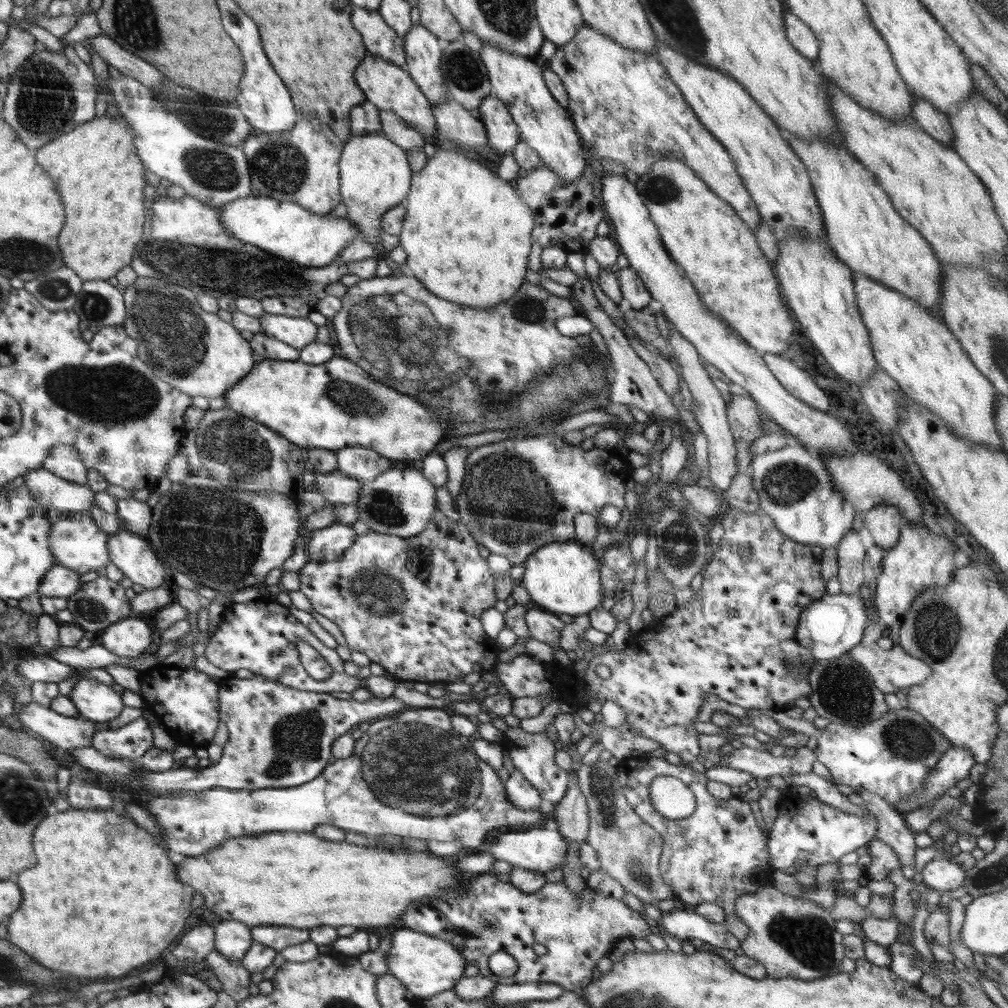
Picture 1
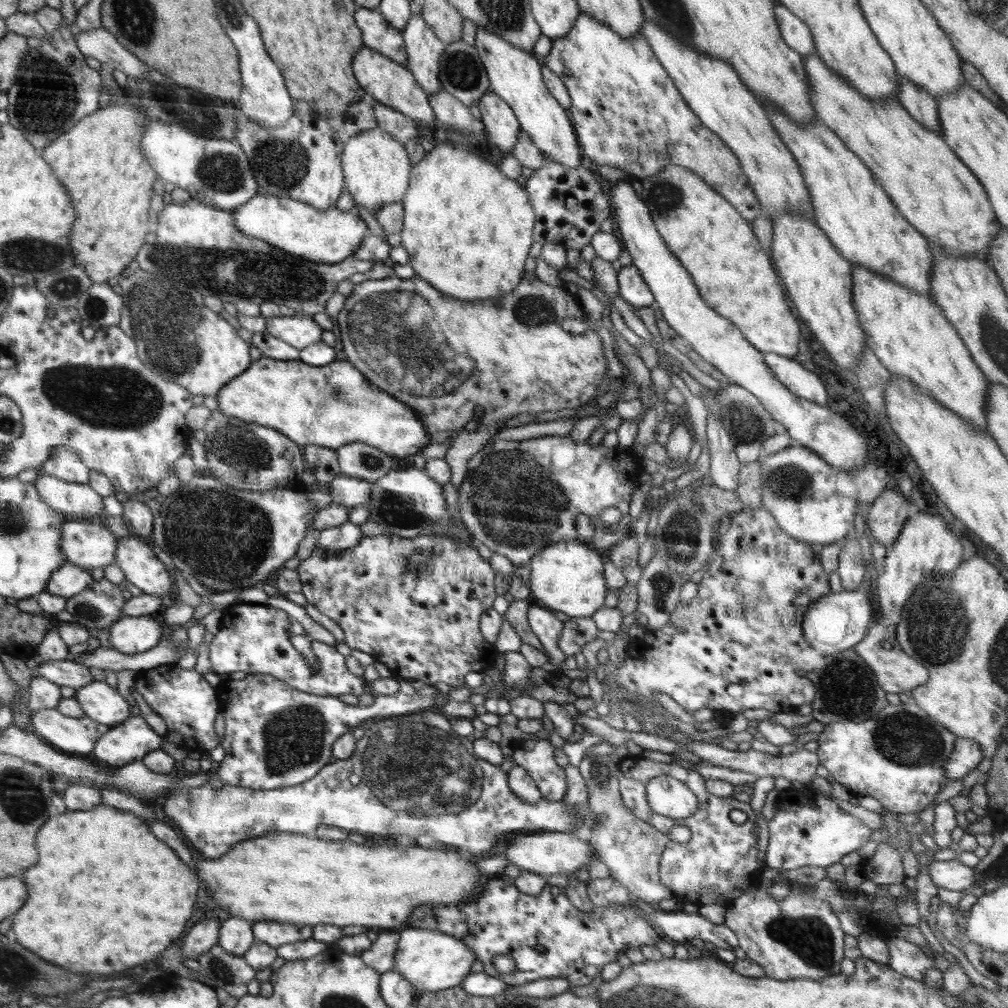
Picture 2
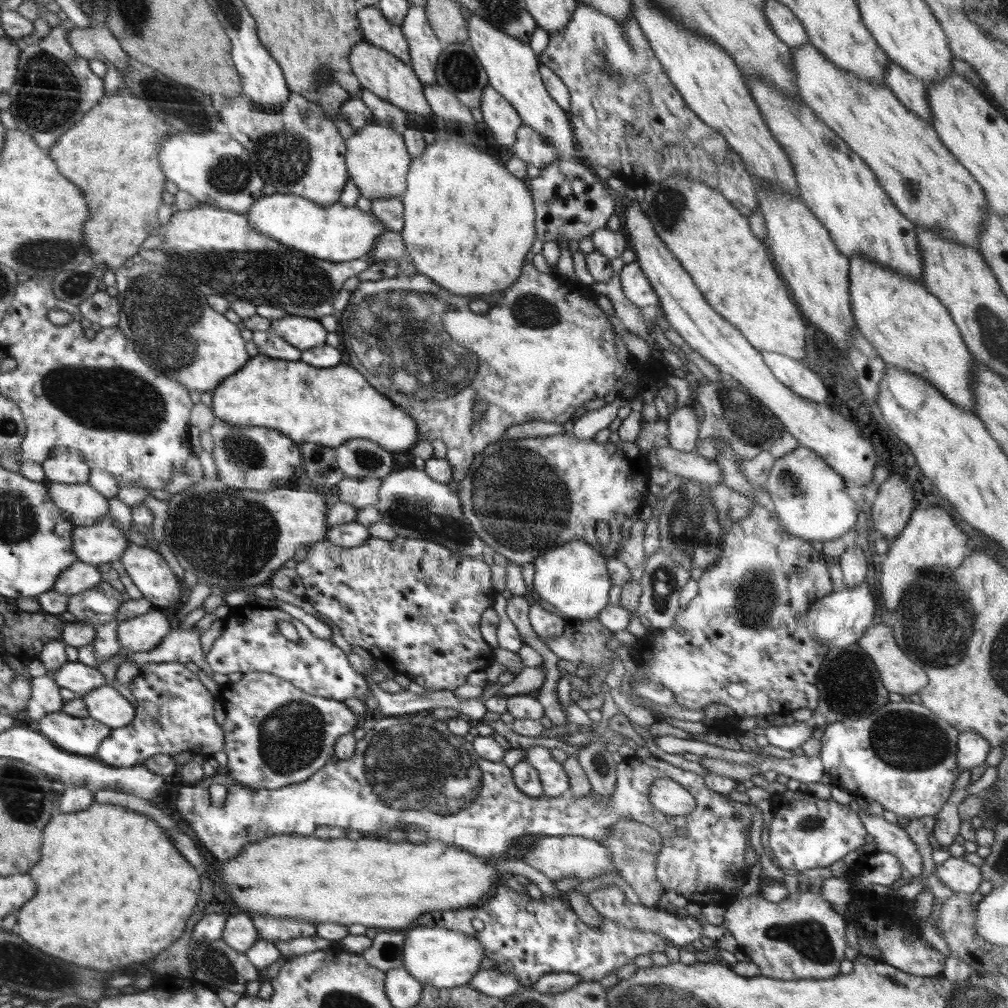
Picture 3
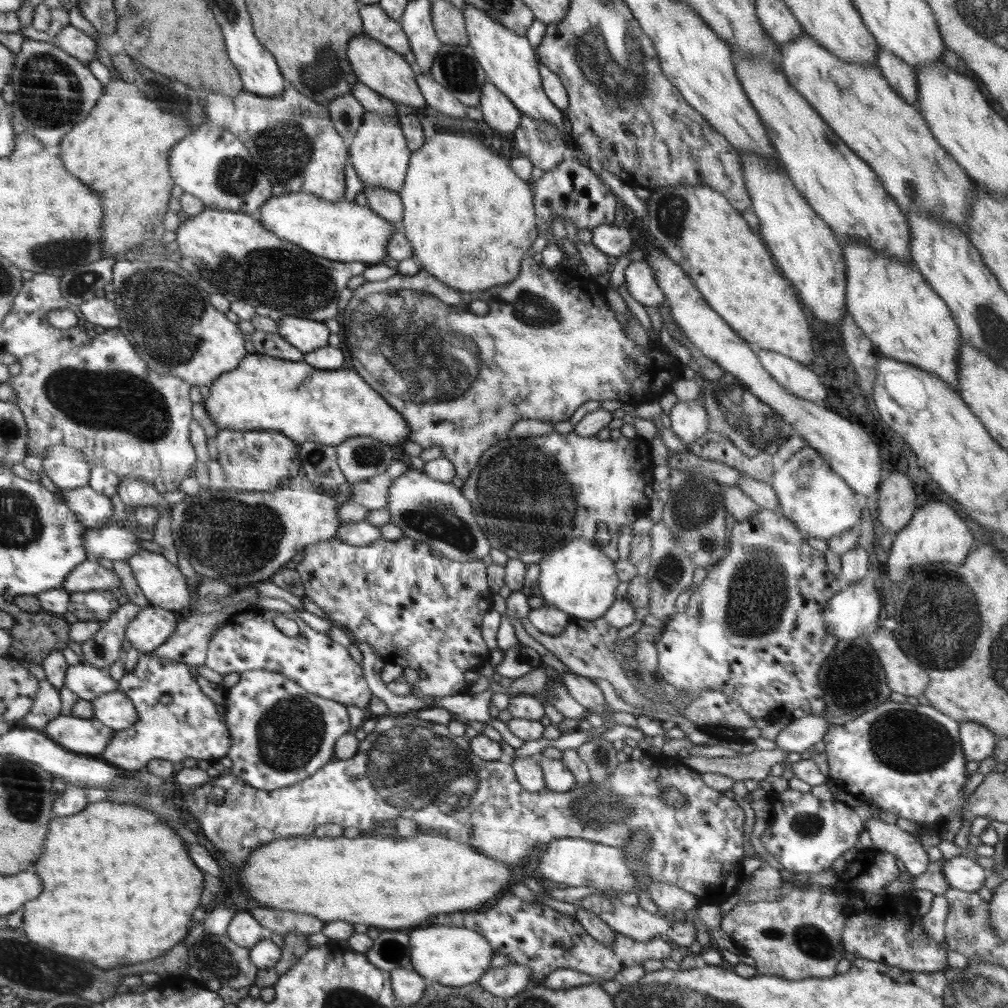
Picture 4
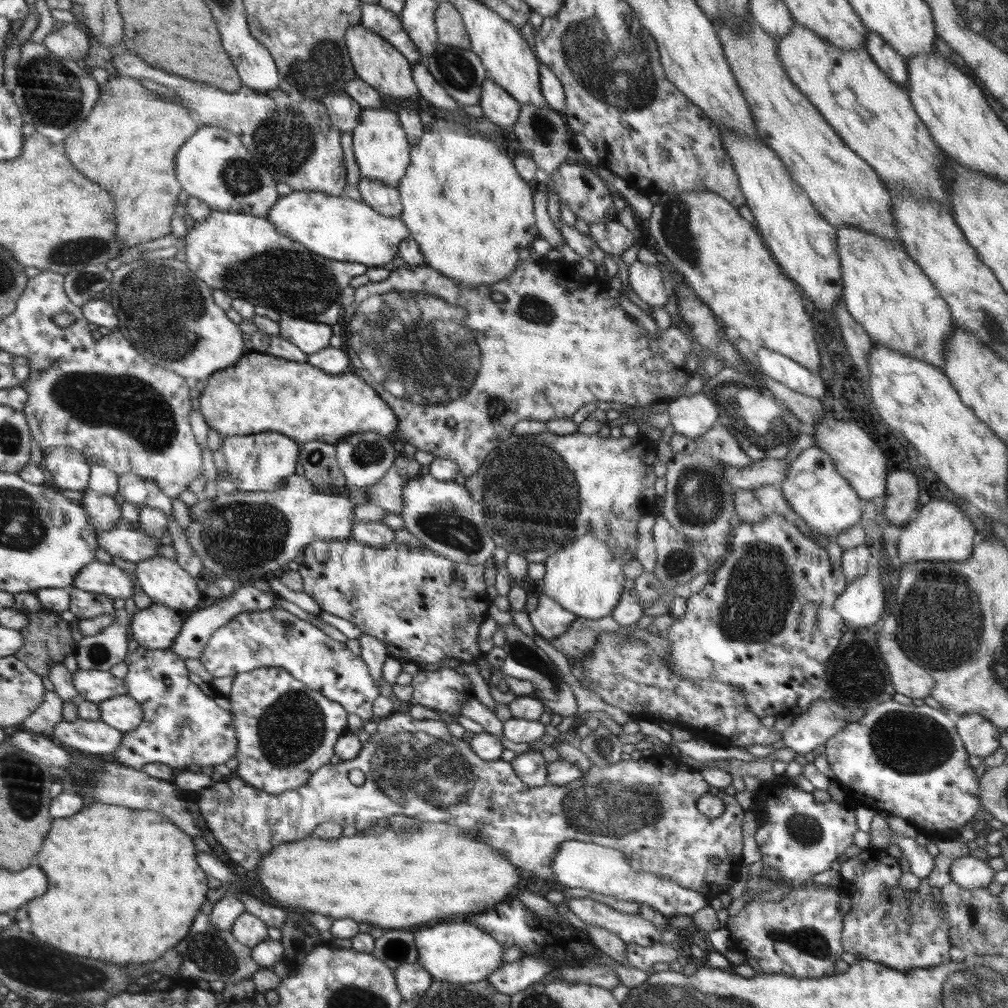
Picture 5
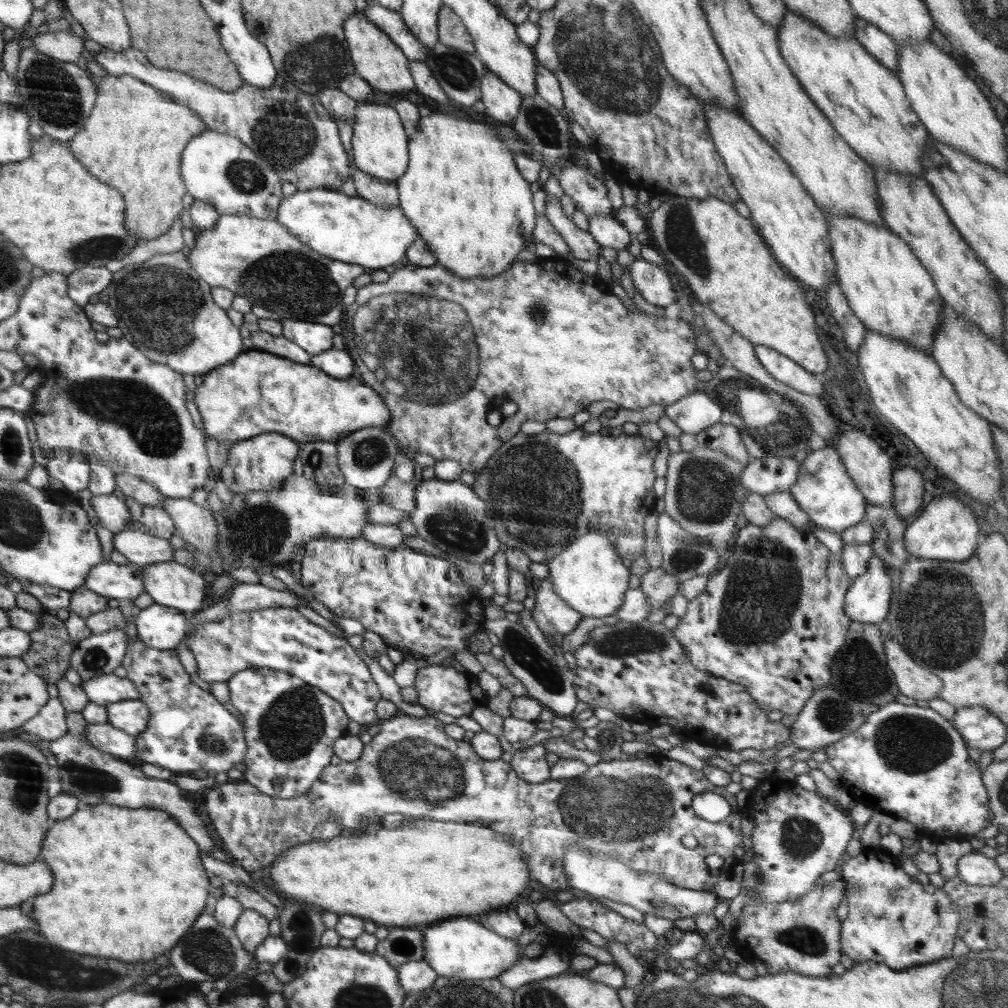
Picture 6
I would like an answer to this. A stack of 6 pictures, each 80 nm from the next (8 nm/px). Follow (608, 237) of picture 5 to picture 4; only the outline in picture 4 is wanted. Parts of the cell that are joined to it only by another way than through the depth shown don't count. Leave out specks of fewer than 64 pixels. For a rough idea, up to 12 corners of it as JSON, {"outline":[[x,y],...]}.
{"outline":[[628,225],[593,228],[591,243],[608,256],[630,252]]}

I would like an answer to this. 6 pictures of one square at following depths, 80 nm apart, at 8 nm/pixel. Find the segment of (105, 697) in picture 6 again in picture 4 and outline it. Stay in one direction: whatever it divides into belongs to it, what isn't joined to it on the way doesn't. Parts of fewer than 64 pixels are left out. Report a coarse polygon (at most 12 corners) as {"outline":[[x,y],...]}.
{"outline":[[78,663],[65,672],[65,687],[87,701],[117,690],[101,668]]}

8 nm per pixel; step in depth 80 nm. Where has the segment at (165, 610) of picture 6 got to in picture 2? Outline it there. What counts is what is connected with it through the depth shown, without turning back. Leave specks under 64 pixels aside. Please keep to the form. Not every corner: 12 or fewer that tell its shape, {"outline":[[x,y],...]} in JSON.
{"outline":[[157,614],[123,617],[109,643],[126,654],[150,651],[162,636]]}

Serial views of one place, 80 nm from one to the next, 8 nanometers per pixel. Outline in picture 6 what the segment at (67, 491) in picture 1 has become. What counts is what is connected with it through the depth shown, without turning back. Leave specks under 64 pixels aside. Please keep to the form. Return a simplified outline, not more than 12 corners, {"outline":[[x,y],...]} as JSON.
{"outline":[[96,495],[91,503],[101,526],[113,533],[128,529],[124,500]]}

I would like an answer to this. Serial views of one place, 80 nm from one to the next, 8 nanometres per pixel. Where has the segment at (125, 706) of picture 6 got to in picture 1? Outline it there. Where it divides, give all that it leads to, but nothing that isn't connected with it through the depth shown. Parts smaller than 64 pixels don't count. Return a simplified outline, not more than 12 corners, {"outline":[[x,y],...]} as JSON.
{"outline":[[82,676],[67,696],[79,715],[110,722],[125,707],[112,686]]}

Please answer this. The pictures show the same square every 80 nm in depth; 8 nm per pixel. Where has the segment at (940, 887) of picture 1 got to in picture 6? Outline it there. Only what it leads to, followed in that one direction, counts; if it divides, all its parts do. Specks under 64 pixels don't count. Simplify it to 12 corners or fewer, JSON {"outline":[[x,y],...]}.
{"outline":[[975,851],[958,859],[968,885],[991,886],[1004,878],[994,859]]}

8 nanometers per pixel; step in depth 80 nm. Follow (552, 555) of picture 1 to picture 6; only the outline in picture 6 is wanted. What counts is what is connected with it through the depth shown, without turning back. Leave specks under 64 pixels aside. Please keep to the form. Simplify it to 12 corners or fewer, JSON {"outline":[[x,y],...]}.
{"outline":[[592,530],[547,565],[554,592],[583,616],[616,615],[631,574]]}

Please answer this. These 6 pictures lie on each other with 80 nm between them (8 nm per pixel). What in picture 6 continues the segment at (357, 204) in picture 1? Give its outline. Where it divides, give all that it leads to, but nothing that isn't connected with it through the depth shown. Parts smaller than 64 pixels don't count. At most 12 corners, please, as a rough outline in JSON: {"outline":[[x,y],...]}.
{"outline":[[359,103],[355,168],[398,182],[410,134],[396,109]]}

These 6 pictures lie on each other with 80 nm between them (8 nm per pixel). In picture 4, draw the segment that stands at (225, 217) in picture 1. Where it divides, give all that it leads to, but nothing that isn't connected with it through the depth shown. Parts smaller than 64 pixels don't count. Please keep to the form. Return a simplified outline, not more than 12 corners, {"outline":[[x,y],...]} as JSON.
{"outline":[[284,192],[257,211],[279,238],[338,262],[387,259],[402,229],[354,200]]}

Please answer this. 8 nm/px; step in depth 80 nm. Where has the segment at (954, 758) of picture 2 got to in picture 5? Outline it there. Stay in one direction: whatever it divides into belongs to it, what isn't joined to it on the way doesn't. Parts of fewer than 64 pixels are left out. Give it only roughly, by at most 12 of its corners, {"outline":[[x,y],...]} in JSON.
{"outline":[[978,714],[955,717],[967,753],[991,755],[1002,730]]}

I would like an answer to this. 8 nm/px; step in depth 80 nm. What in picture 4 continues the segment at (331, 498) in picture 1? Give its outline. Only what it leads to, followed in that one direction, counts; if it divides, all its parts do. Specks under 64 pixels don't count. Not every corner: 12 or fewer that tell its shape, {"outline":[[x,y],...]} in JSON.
{"outline":[[397,458],[383,475],[350,484],[350,501],[384,509],[388,487],[410,464]]}

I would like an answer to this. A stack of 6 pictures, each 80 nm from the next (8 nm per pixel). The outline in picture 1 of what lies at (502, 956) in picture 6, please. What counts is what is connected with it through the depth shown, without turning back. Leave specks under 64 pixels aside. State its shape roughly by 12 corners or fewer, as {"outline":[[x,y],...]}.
{"outline":[[393,932],[388,973],[424,999],[451,990],[467,962],[450,940]]}

